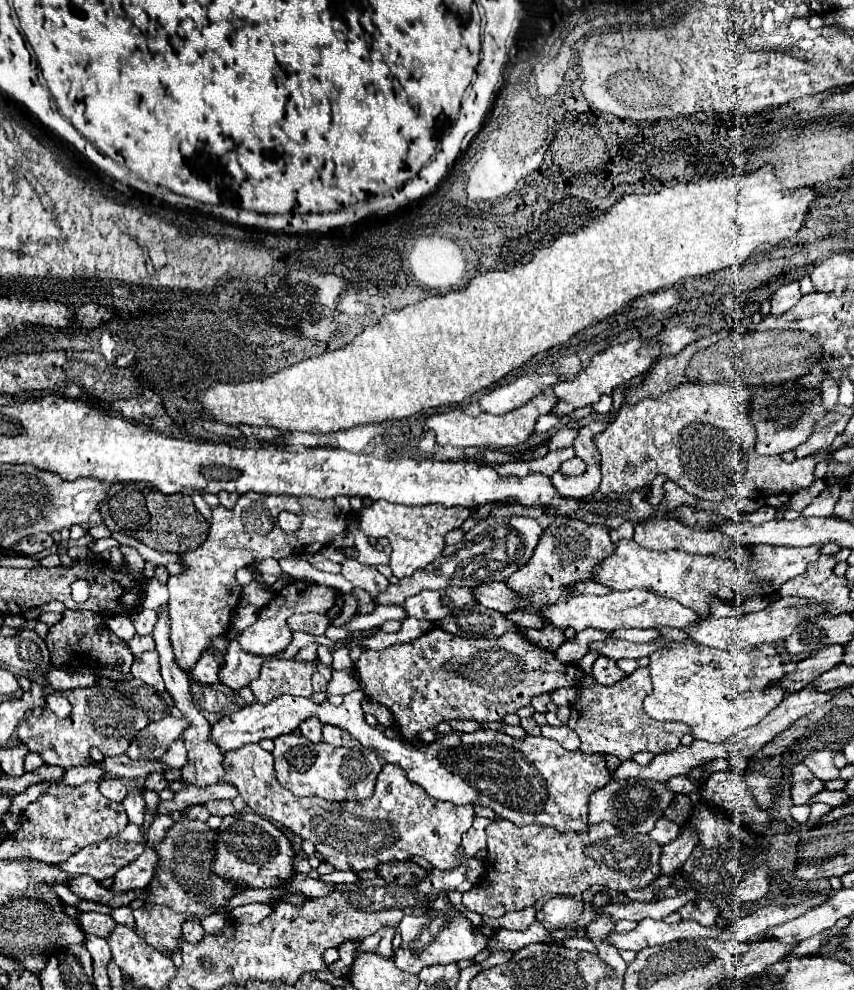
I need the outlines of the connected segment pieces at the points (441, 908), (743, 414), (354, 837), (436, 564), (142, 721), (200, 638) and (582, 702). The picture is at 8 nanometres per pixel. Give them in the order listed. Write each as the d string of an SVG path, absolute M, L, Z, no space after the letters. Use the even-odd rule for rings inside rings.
M440 894L436 900L432 900L424 908L422 916L404 916L398 928L402 946L394 952L394 962L400 970L412 974L418 974L426 966L474 960L482 950L488 948L488 936L480 934L466 914L446 898L446 894Z
M686 382L674 386L660 398L642 398L636 404L624 404L616 420L596 436L602 468L602 482L598 490L602 494L622 494L634 488L646 488L652 484L658 472L666 474L688 494L714 504L726 496L764 500L772 494L794 494L802 488L808 488L814 480L818 458L812 456L788 464L780 456L760 456L754 450L756 430L750 420L750 402L752 394L746 388L734 388L730 384L704 386L698 382Z
M244 744L238 750L230 750L224 754L224 768L226 778L240 790L240 796L244 798L244 804L248 804L256 814L264 818L272 818L278 824L290 828L294 834L298 834L304 840L310 840L316 846L316 852L322 854L326 862L330 862L336 870L372 870L380 864L394 862L394 860L408 860L412 856L426 858L432 868L436 870L452 870L462 862L464 850L460 848L460 836L472 826L474 820L474 806L472 804L452 804L442 802L426 794L426 790L414 782L408 780L404 770L398 764L386 764L382 772L378 774L376 790L368 800L360 802L328 802L324 798L298 798L290 794L286 788L282 788L274 776L274 760L272 754L260 748L258 744Z
M488 516L478 520L478 524L464 534L462 542L456 546L446 546L442 554L428 564L426 568L416 570L412 576L406 576L398 582L398 586L390 584L380 598L376 598L376 604L400 604L404 598L414 596L422 590L440 590L440 588L458 588L458 586L478 586L488 584L494 580L506 580L512 572L516 572L520 566L524 566L542 536L544 528L528 516Z
M74 688L66 692L66 698L72 704L72 714L66 720L58 720L56 714L44 708L40 716L26 716L20 722L20 740L28 746L28 750L40 752L44 762L50 766L62 766L64 770L72 766L84 766L92 746L98 746L106 756L124 754L132 738L150 722L146 712L116 688Z
M244 494L234 508L212 508L210 534L206 542L192 552L186 552L182 564L188 568L180 576L168 578L170 592L170 642L174 648L174 662L190 676L200 656L210 648L212 638L222 636L230 628L230 616L240 602L242 586L236 582L236 570L256 564L264 558L288 558L300 554L316 554L330 542L330 536L346 532L346 516L334 502L318 498L296 496L268 496L268 494ZM282 510L298 512L302 524L294 534L286 534L278 526L278 514ZM238 584L238 596L234 592Z
M638 668L634 674L624 676L612 686L594 684L594 688L582 688L578 702L570 706L572 716L568 726L580 738L580 750L584 754L610 754L622 762L638 752L648 751L654 755L672 751L680 746L680 738L688 734L688 726L680 722L656 722L648 718L642 710L644 698L652 692L650 672Z

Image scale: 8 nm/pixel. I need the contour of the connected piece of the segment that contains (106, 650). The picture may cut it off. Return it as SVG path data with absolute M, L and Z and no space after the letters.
M64 610L64 618L58 624L50 626L46 646L50 650L50 664L64 670L88 670L100 674L104 668L112 668L122 674L130 674L130 666L134 660L128 644L106 628L104 616L88 610Z

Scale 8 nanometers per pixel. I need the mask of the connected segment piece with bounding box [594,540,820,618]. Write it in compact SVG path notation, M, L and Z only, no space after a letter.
M634 540L616 544L616 552L596 568L594 580L610 586L612 590L646 588L660 596L678 600L682 606L696 610L702 618L710 614L708 604L712 596L728 602L744 602L748 596L774 594L786 580L804 574L806 566L820 556L818 546L788 548L788 546L738 546L710 556L692 556L680 550L652 552L636 546Z

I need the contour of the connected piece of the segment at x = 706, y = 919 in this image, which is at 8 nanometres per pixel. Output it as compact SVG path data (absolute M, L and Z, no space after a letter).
M700 898L700 902L688 902L688 906L684 906L684 910L678 912L682 920L696 920L704 926L712 926L718 916L718 908L706 898Z

